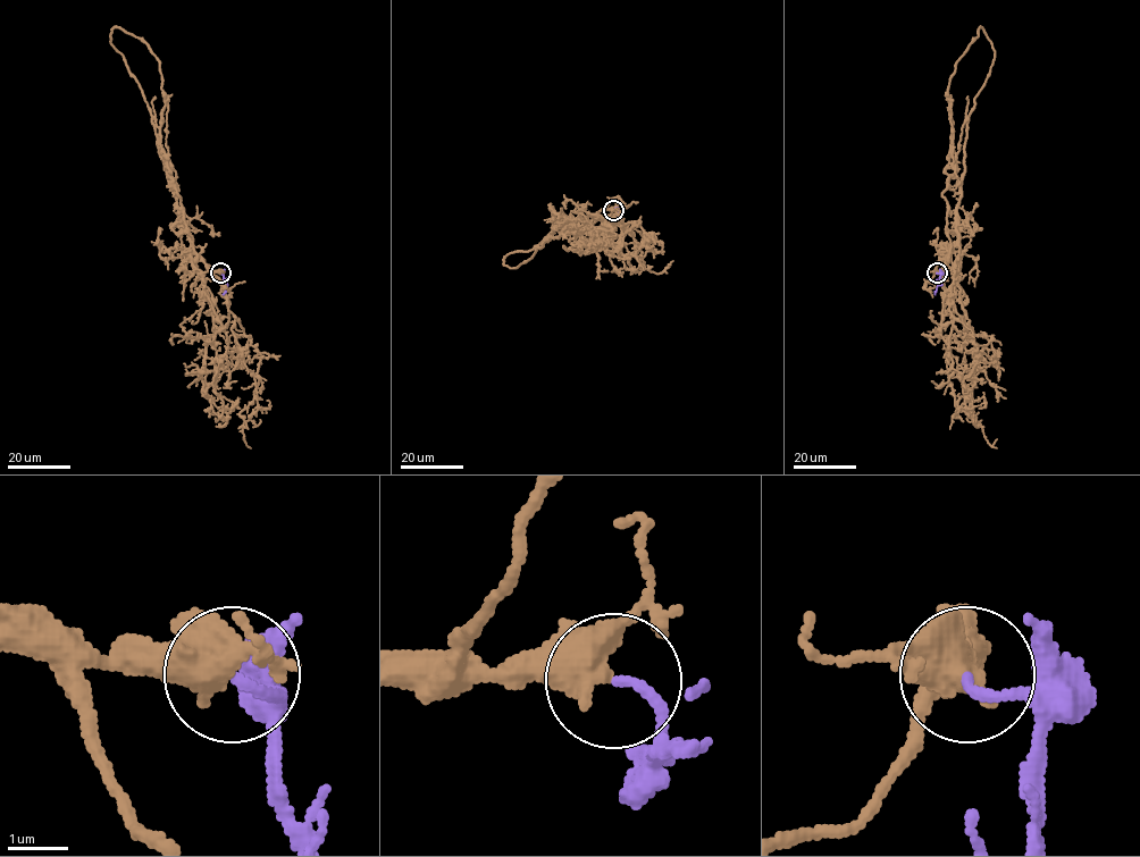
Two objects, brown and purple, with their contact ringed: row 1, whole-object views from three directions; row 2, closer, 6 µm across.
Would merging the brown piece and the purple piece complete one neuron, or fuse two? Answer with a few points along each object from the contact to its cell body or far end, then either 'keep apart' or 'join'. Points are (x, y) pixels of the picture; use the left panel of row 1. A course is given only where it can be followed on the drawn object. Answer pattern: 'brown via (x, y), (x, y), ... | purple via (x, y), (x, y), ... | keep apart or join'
brown via (221, 272), (202, 272), (192, 262), (189, 232), (151, 110), (110, 42), (119, 26) | purple via (221, 272), (226, 286), (223, 295) | join

